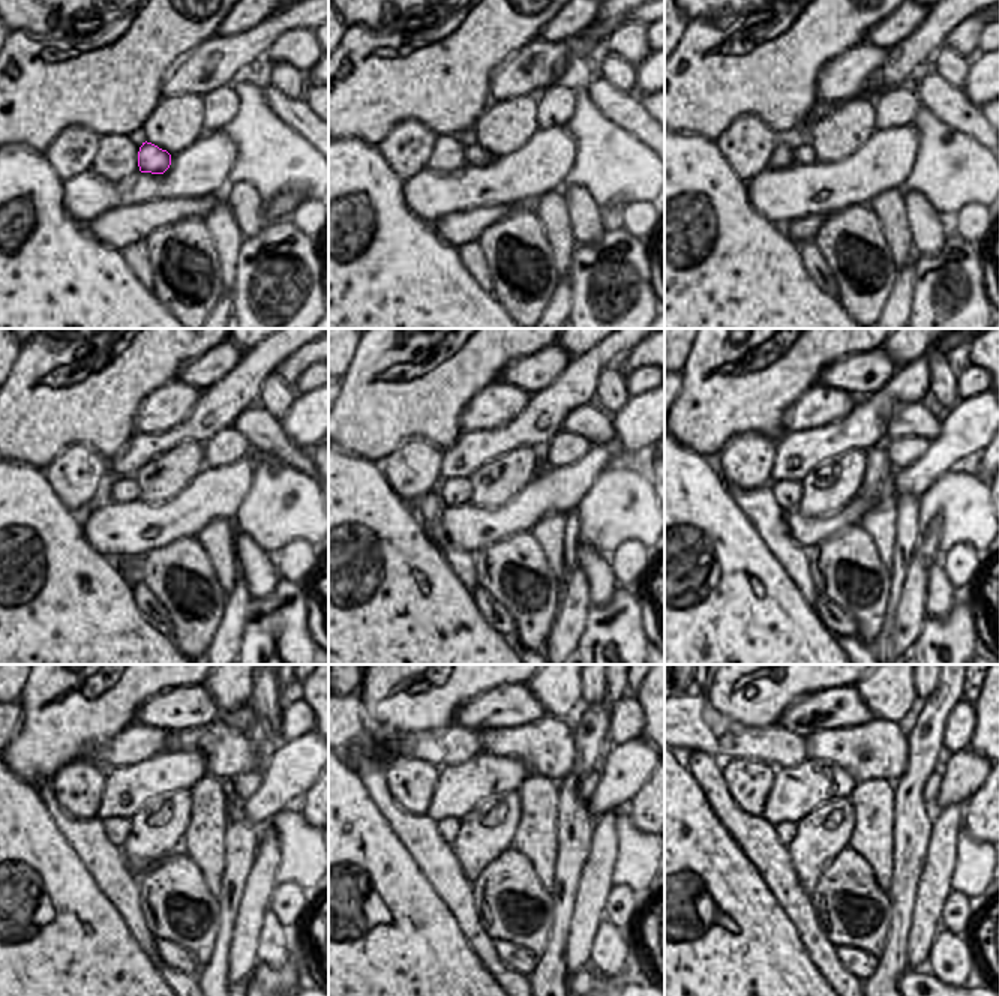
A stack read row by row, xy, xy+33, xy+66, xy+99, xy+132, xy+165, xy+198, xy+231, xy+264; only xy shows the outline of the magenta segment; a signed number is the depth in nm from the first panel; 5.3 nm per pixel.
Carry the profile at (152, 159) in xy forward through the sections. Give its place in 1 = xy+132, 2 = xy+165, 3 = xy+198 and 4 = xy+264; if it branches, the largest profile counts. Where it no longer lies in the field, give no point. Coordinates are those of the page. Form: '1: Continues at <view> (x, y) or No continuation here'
1: Continues at xy+132 (455, 492)
2: Continues at xy+165 (788, 492)
3: Continues at xy+198 (117, 828)
4: Continues at xy+264 (786, 831).

